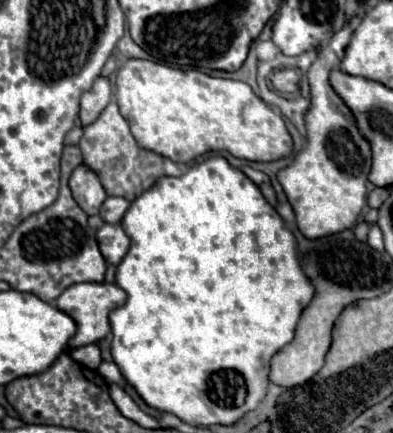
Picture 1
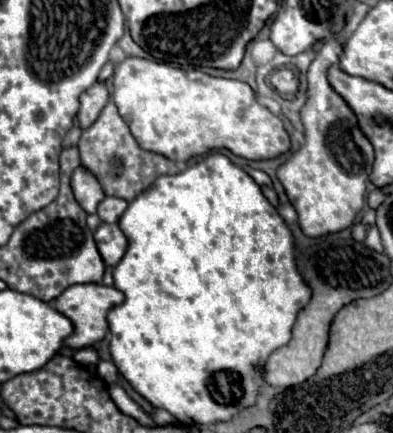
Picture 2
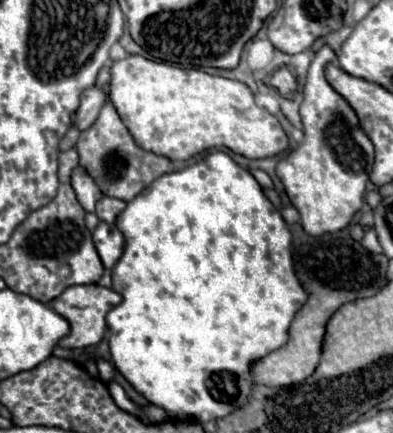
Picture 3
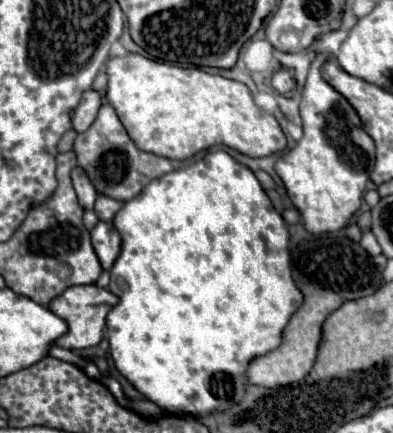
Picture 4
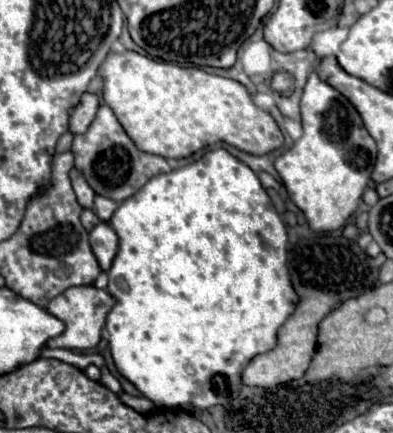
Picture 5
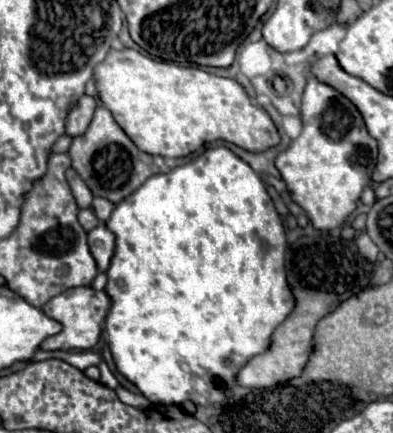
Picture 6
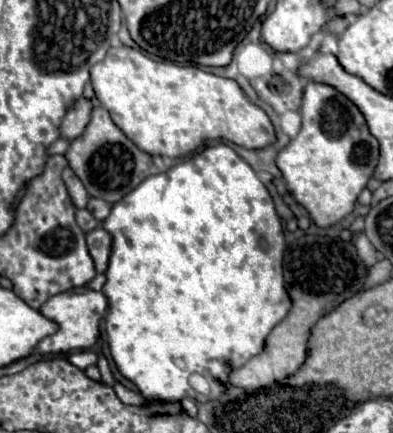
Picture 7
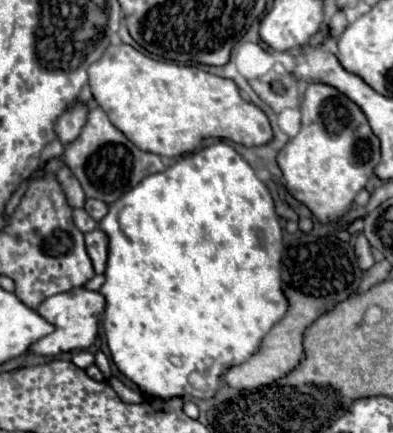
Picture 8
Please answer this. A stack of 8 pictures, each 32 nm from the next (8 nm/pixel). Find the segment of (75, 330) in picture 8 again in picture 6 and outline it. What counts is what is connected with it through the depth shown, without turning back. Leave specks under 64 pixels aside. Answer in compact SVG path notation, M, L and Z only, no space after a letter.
M80 286L80 288L70 288L58 296L54 296L52 300L48 300L48 304L44 304L42 312L50 318L54 318L56 322L62 324L62 330L50 338L46 338L40 344L40 350L90 350L96 346L100 332L102 332L102 322L104 316L110 308L110 298L106 292L98 292L90 286Z

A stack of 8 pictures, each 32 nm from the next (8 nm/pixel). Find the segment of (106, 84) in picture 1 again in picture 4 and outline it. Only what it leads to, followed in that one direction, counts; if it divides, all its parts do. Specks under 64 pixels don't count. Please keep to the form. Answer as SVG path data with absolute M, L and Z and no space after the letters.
M86 90L82 94L82 100L78 104L78 108L72 114L72 130L74 132L86 132L90 128L90 124L94 122L98 110L102 106L102 96L94 90Z

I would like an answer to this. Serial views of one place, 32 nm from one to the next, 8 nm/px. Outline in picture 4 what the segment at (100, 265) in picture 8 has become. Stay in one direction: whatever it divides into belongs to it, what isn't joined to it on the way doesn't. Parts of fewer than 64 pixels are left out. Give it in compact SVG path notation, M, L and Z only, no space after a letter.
M98 222L98 226L92 230L92 246L104 270L110 270L118 258L120 242L120 234L108 222Z

